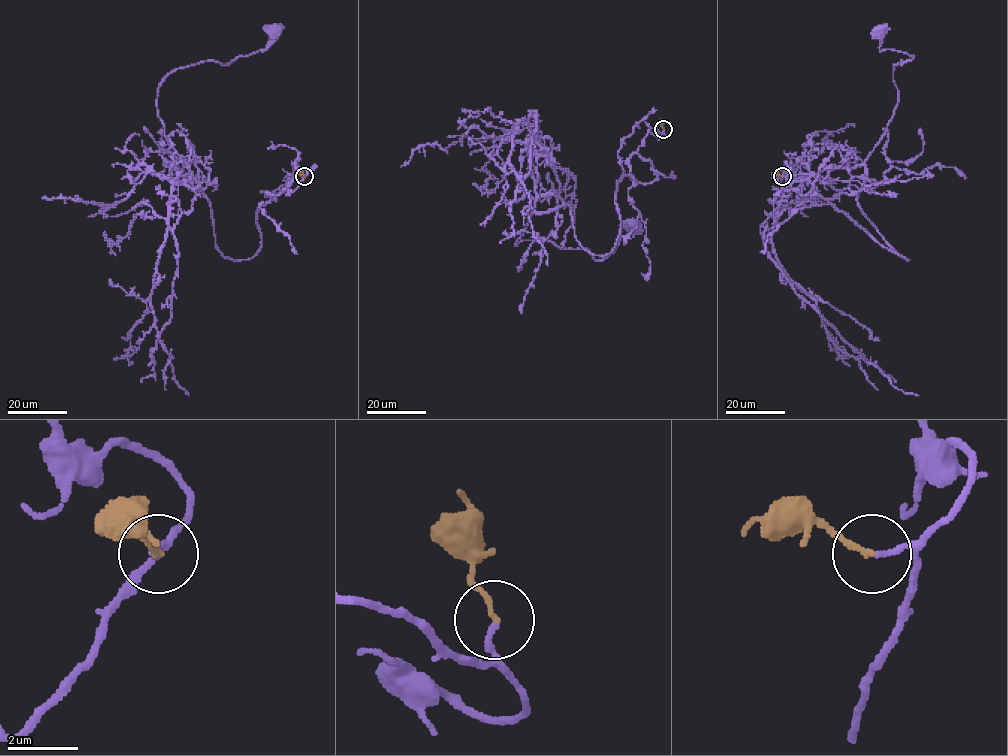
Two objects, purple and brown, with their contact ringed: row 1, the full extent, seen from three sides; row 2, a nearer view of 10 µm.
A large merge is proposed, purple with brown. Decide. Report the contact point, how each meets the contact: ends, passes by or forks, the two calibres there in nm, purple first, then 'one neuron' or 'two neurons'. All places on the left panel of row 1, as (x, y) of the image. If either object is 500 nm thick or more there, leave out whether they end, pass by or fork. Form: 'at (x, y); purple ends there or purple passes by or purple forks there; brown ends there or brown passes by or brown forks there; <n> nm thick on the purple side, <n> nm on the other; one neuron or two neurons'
at (304, 176); purple ends there; brown ends there; 150 nm thick on the purple side, 140 nm on the other; one neuron

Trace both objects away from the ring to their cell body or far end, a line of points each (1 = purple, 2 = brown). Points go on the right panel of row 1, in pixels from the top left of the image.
1: (783, 176), (908, 260), (857, 199), (913, 57), (879, 33)
2: (783, 176), (771, 175)

